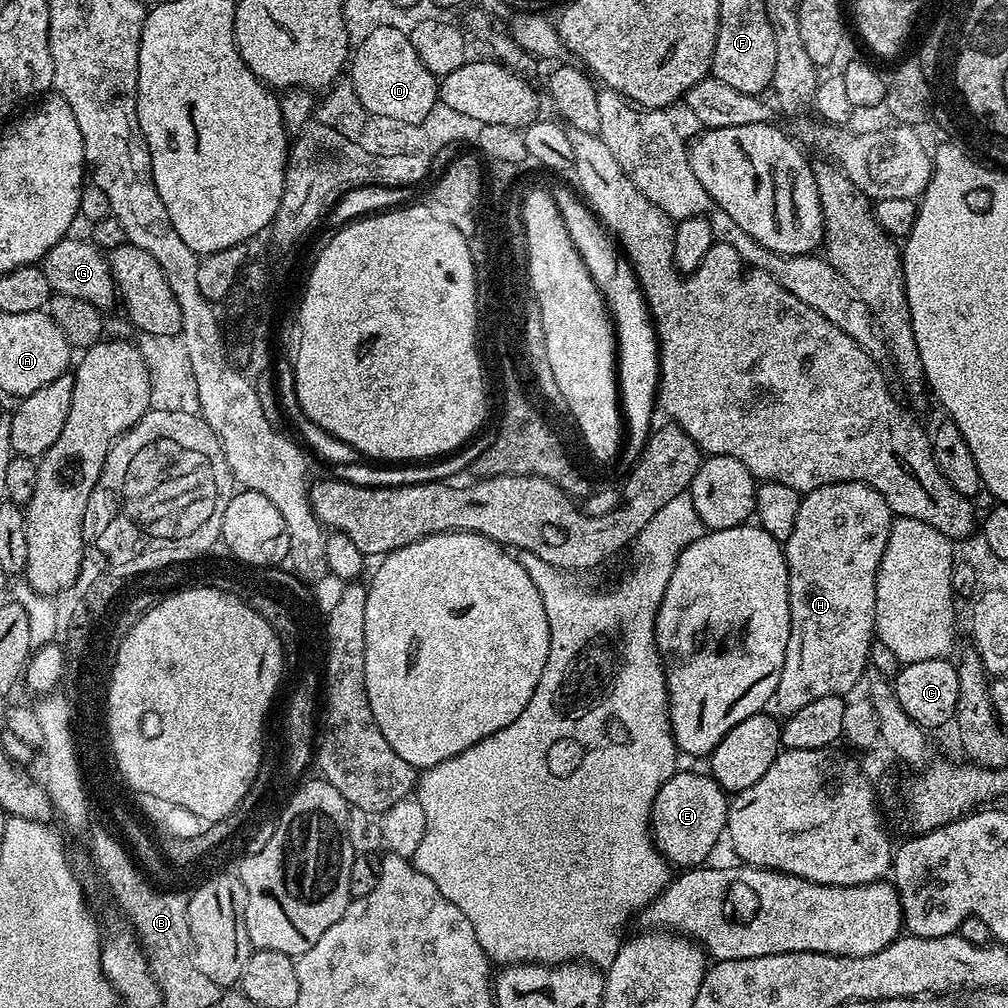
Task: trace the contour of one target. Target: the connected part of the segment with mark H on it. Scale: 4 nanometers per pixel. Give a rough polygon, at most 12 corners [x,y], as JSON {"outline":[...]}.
{"outline":[[862,482],[801,495],[775,711],[865,679],[893,519]]}

